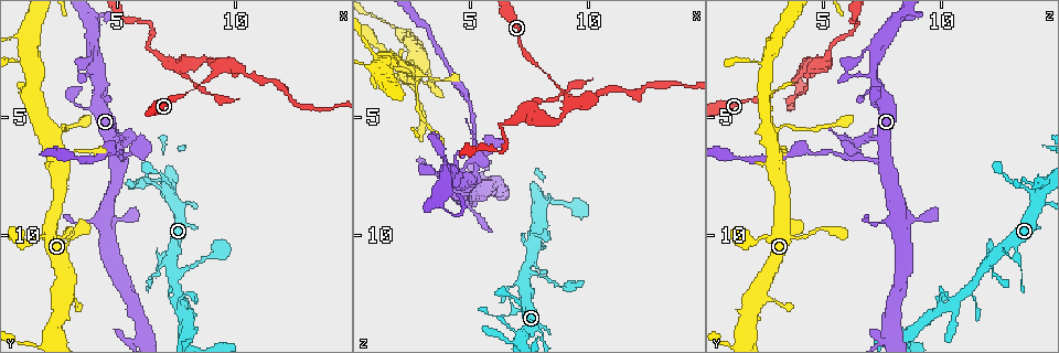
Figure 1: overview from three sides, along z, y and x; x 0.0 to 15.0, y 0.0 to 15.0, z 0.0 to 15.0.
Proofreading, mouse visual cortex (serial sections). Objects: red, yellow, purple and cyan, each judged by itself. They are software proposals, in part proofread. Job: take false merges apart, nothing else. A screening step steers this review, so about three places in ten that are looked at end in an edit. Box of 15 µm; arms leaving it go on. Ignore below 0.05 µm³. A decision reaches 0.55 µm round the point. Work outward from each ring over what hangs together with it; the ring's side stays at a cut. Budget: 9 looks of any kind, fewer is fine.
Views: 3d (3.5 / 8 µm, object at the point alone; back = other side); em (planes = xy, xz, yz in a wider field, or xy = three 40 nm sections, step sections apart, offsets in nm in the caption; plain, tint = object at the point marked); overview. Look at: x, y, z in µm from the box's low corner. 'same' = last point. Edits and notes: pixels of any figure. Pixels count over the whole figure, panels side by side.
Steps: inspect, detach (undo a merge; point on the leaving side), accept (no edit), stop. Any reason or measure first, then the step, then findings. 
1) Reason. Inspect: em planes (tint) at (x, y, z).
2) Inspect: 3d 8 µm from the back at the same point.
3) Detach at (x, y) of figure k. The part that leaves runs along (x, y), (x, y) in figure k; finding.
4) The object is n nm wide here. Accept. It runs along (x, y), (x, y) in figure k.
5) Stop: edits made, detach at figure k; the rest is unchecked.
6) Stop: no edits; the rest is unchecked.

Two arms in line, one across. Inspect: 3d 3.5 µm from the back at (5.3, 6.6, 6.5).

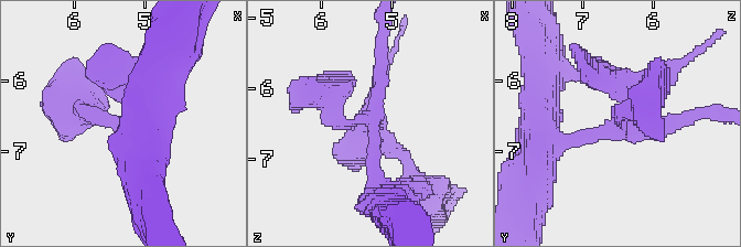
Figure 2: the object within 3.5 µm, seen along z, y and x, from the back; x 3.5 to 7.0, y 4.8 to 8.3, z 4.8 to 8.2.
3 arms meet here; the arms are 200, 250, 300 nm wide. Inspect: em xy step 3 (tint) at (5.30, 6.65, 6.60).

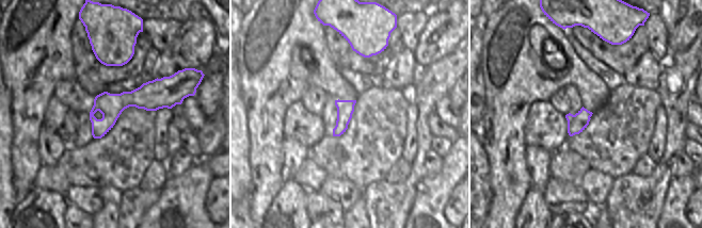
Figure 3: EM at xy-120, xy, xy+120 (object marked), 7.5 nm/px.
Inspect: em xy step 1 (tint) at the same point.

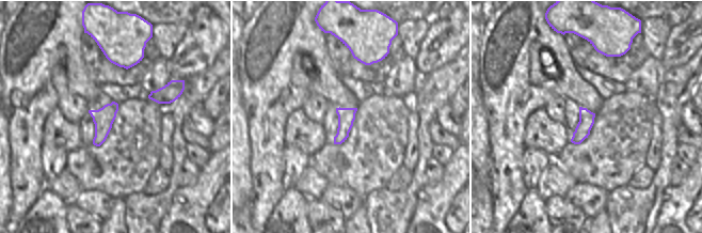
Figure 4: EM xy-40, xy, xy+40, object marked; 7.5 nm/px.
Detach at (336, 126) of figure 2. The part that leaves runs along (605, 130), (640, 133), (705, 113) in figure 2; a second cell is stuck on.

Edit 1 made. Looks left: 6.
Inspect: overview.

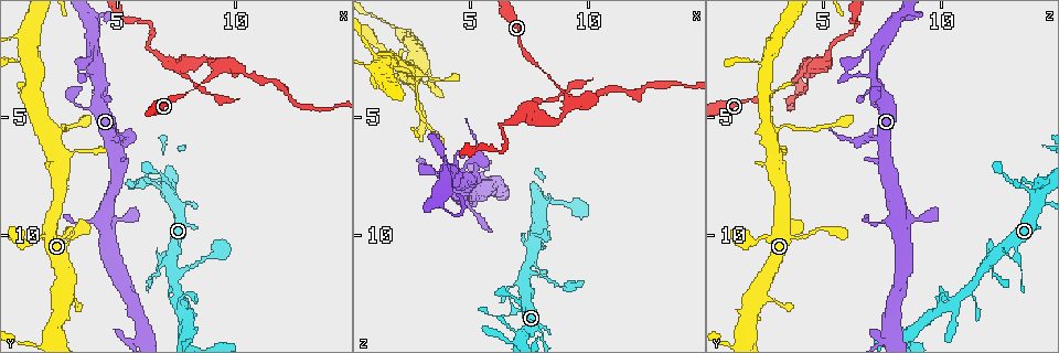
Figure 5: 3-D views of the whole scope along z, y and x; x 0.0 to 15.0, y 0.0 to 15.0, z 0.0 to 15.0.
Thin neck. Inspect: 3d 3.5 µm at (5.3, 14.4, 7.5).

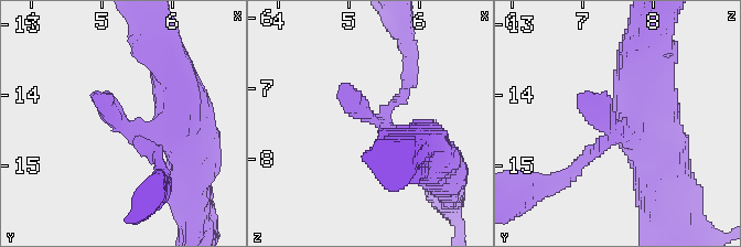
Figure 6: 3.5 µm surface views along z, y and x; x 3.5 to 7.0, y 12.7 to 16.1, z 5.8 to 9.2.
Inspect: em xy step 5 (tint) at (5.30, 14.40, 7.45).

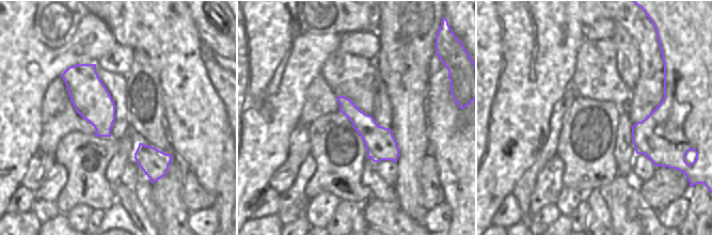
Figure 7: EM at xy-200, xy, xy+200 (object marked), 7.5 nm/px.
Accept. It runs along (425, 146), (374, 120), (340, 86) in figure 6; all the same cell.

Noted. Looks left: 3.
Calibre changes. Inspect: 3d 3.5 µm at (7.1, 10.6, 13.2).

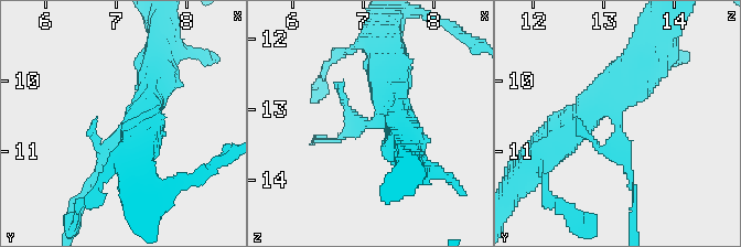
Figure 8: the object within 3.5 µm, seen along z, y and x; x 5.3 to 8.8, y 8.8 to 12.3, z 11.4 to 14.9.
Inspect: em planes (tint) at (7.15, 10.70, 13.20).

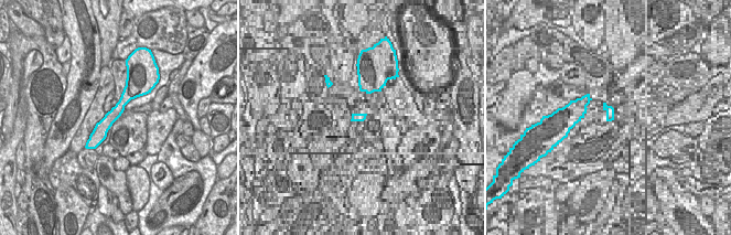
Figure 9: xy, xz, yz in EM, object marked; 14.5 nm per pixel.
The object is 190 nm wide here. Accept. It runs along (156, 74), (92, 190) in figure 8; one cell here.

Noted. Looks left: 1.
Stop: edits made, detach at figure 2; the rest is unchecked.

